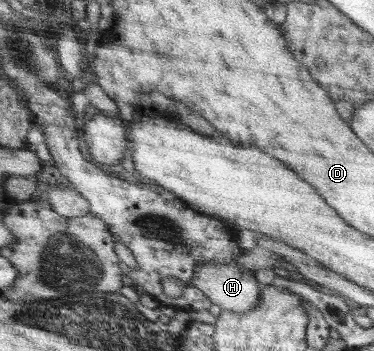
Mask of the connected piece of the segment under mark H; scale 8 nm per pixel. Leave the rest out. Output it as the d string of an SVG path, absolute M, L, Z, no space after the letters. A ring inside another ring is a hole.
M203 263L195 272L193 285L201 288L210 302L219 305L222 310L246 313L261 304L262 284L255 279L251 270L245 270L236 264Z

